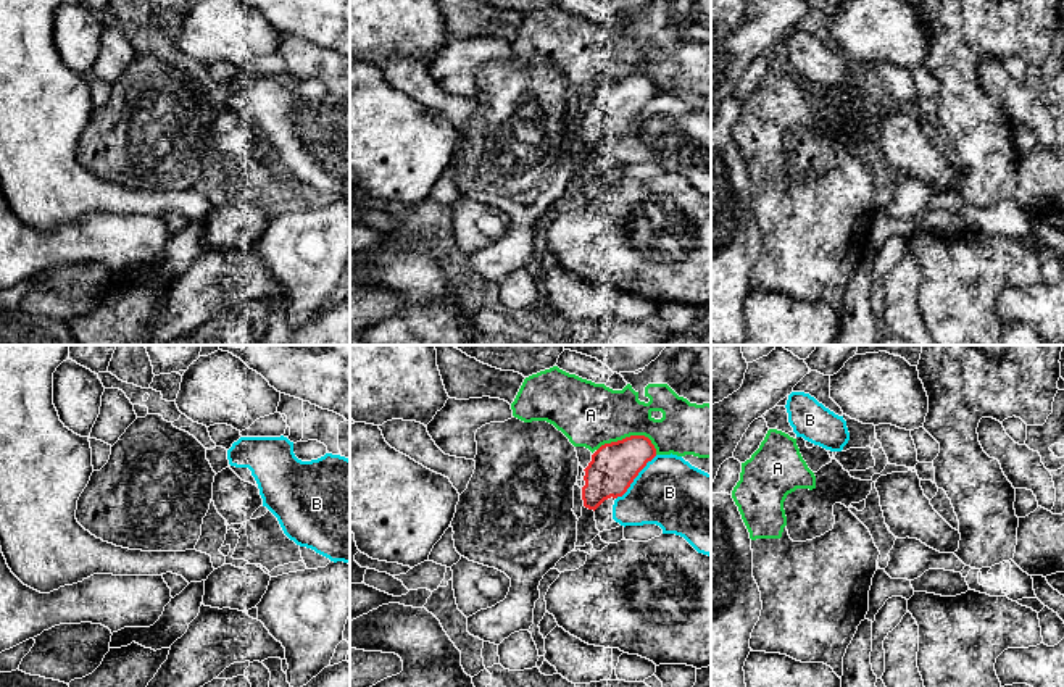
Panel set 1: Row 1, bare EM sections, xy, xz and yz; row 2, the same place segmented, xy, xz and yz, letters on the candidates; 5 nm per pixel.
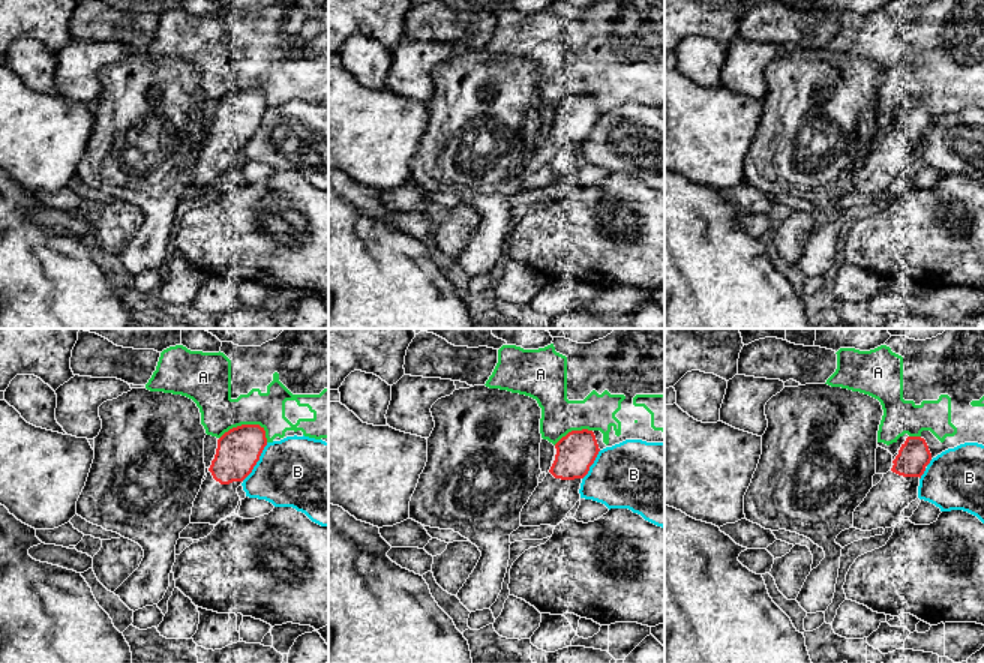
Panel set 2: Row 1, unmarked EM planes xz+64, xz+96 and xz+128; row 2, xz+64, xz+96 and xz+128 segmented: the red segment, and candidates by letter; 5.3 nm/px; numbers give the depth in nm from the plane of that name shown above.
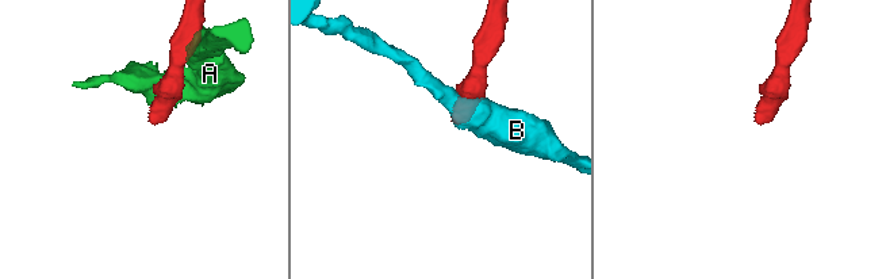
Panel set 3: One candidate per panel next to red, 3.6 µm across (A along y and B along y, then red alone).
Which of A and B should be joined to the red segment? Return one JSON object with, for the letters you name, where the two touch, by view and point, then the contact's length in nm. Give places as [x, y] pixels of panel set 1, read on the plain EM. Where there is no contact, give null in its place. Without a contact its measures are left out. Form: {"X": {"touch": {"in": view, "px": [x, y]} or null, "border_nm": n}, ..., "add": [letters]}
{"add": []}

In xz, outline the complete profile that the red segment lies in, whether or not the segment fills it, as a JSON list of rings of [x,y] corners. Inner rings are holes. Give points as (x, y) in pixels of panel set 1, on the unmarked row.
[[[630,74],[601,84],[584,108],[582,155],[577,160],[576,185],[585,185],[600,173],[595,148],[608,137],[622,135],[638,111],[656,95],[656,87],[645,74]]]

